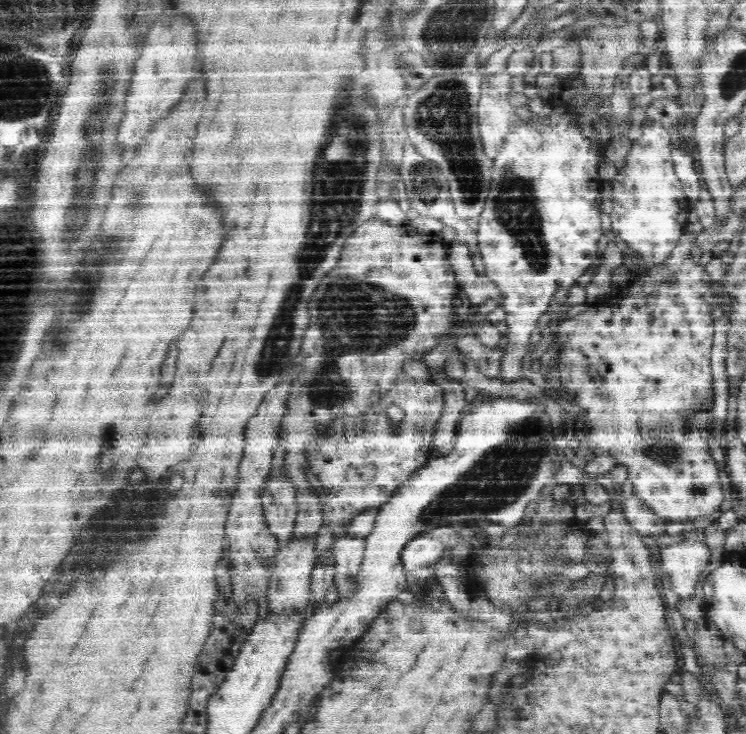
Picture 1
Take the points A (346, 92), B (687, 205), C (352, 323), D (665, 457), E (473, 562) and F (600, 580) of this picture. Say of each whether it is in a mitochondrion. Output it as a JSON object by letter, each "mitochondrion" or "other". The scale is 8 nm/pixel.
{"A":"mitochondrion","B":"other","C":"mitochondrion","D":"mitochondrion","E":"other","F":"mitochondrion"}

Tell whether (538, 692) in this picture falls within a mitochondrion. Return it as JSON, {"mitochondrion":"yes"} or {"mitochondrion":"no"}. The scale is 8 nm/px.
{"mitochondrion":"yes"}

